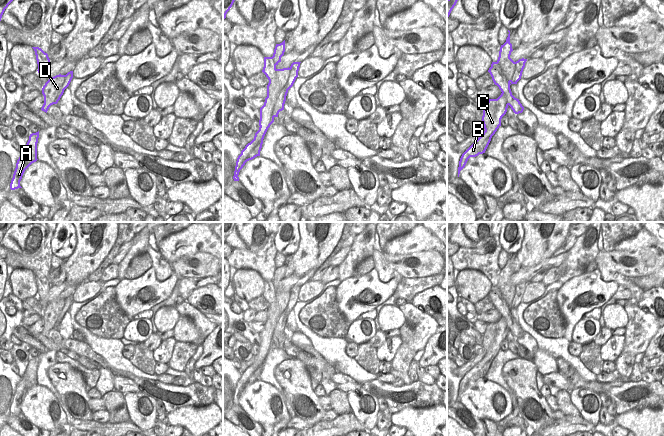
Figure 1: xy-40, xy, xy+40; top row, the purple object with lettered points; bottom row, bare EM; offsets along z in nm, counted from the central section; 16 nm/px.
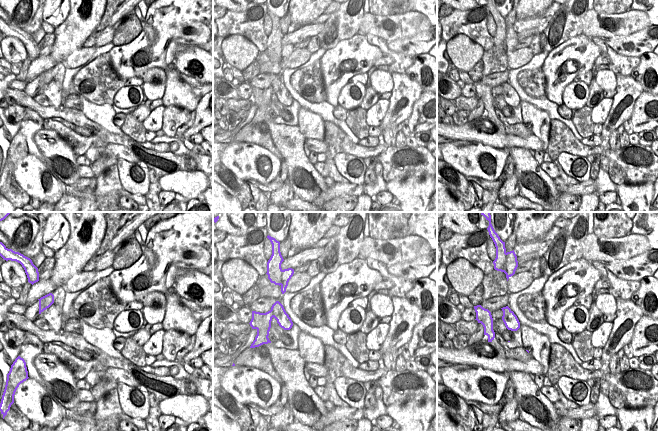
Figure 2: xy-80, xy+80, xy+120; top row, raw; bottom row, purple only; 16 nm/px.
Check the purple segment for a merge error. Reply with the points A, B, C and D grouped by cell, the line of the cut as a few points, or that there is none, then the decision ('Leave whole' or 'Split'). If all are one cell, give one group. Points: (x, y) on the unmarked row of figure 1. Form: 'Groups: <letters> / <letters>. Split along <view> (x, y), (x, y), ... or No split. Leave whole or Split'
Groups: A B C / D. Split along xy (290, 292), (288, 305), (280, 318), (276, 322), (266, 322). Split

